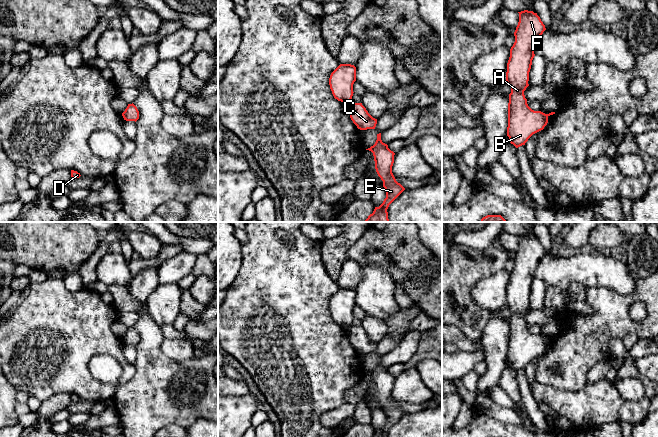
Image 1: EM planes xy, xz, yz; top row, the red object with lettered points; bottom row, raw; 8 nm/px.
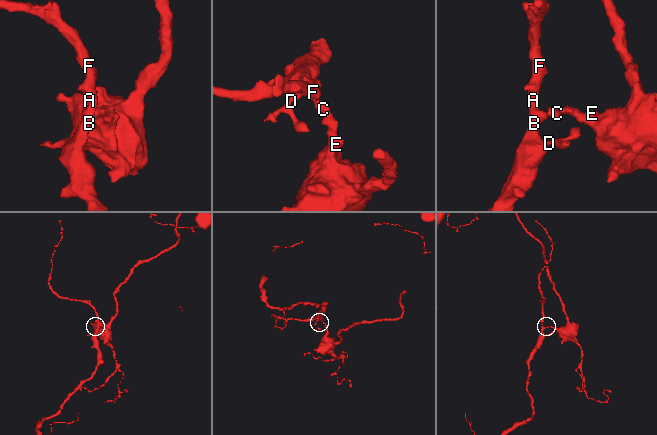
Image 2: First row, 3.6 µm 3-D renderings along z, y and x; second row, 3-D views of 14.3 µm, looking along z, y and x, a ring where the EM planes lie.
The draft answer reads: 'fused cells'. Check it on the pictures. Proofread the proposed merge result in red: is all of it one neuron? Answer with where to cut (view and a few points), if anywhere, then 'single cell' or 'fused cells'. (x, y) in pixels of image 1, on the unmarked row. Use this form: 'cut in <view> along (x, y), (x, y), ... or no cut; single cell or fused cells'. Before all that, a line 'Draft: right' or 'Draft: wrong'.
Draft: right
cut in xz along (350, 325), (347, 328); fused cells

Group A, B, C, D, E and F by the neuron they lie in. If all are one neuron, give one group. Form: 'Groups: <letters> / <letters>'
Groups: A B D F / C E

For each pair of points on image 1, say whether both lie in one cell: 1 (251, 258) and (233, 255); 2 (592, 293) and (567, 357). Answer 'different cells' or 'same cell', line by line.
1: different cells
2: same cell

